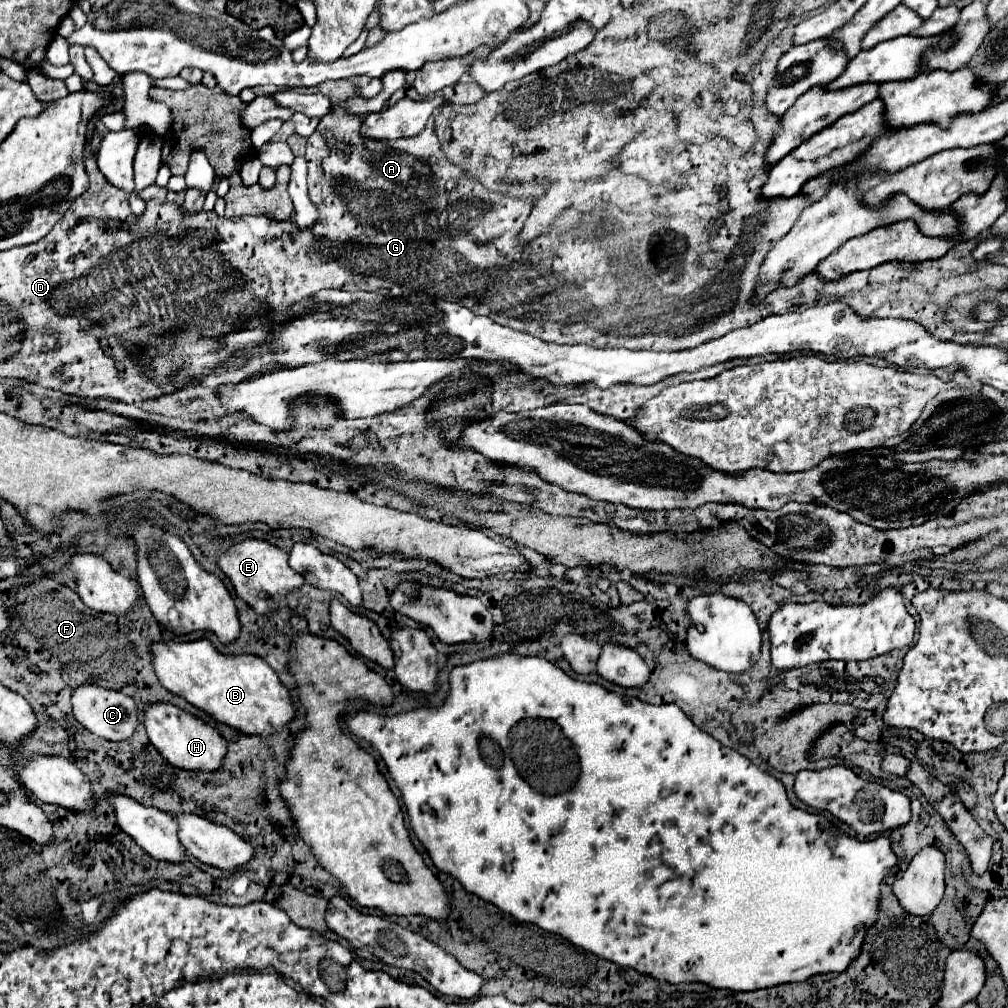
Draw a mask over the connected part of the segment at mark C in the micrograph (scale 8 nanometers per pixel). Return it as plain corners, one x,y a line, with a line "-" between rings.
84,683
80,687
74,687
70,701
72,701
72,713
78,719
78,723
82,723
88,731
108,741
128,739
134,733
136,725
140,723
140,709
130,697
96,683

